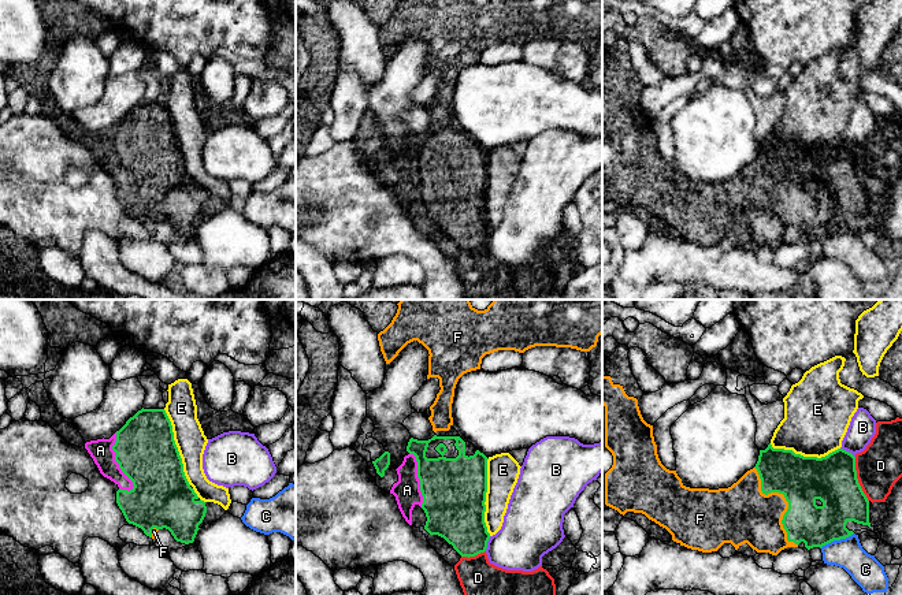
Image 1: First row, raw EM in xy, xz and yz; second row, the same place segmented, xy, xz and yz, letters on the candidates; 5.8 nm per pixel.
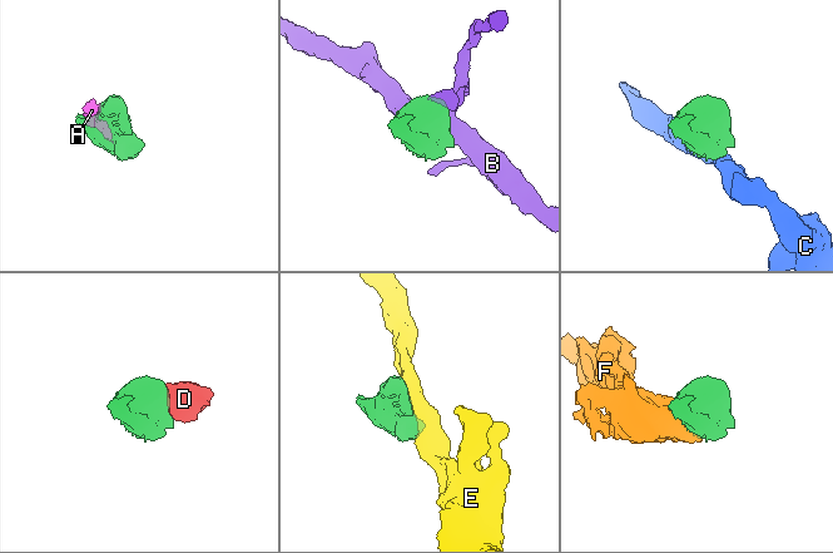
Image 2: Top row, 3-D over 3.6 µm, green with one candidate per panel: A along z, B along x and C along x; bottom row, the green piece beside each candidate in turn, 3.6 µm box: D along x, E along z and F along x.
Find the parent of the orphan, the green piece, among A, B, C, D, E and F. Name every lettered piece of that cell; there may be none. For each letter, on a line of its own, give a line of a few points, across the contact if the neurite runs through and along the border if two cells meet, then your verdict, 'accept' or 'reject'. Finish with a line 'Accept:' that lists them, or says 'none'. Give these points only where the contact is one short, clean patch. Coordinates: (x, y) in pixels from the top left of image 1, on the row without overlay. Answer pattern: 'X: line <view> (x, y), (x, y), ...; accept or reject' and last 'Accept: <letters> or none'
A: accept
B: line xz (490, 230), (485, 244); reject
C: line yz (853, 226), (820, 241); reject
D: line yz (832, 173), (857, 173), (869, 170), (879, 160); accept
E: reject
F: accept
Accept: A, D, F

